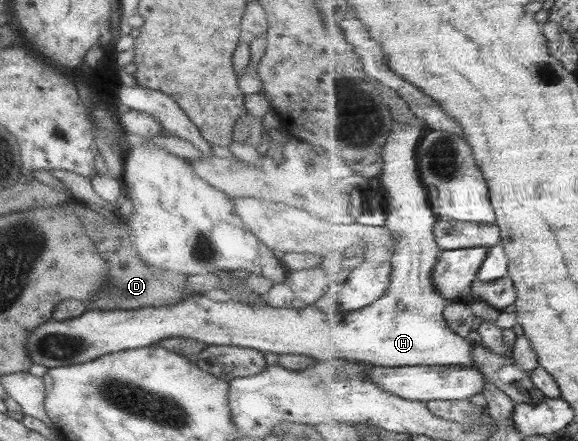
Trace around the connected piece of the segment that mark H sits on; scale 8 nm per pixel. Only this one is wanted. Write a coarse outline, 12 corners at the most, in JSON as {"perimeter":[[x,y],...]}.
{"perimeter":[[423,122],[393,125],[378,177],[386,295],[356,311],[194,294],[48,319],[61,367],[170,337],[383,367],[473,367],[433,275]]}

